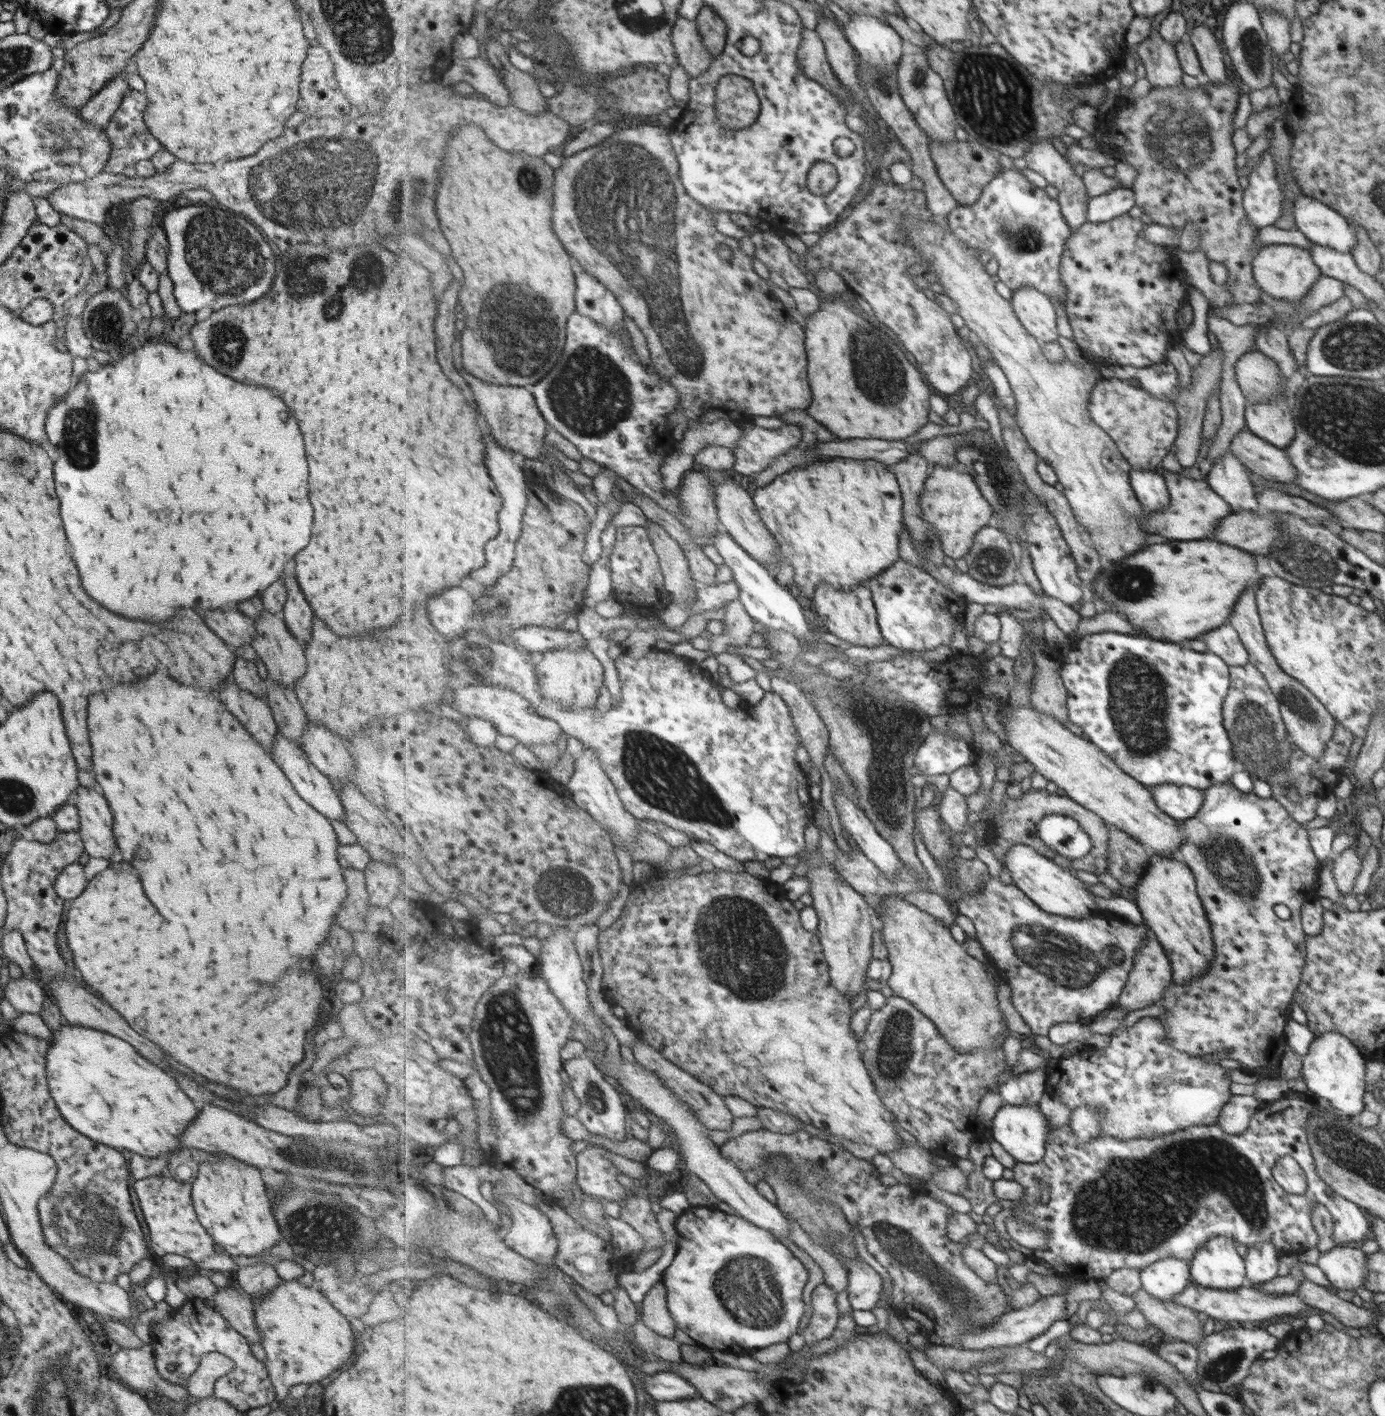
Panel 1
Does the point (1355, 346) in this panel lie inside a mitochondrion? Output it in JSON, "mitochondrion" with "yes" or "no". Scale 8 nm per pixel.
{"mitochondrion":"yes"}

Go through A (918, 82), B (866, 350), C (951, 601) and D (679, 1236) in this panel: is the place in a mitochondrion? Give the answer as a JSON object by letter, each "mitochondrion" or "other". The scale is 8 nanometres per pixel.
{"A":"mitochondrion","B":"mitochondrion","C":"other","D":"other"}

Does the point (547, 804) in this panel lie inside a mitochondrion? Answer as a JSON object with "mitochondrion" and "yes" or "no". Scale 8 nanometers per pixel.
{"mitochondrion":"no"}

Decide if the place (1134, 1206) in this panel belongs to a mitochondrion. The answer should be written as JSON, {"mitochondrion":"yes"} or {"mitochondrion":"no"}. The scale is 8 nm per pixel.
{"mitochondrion":"yes"}

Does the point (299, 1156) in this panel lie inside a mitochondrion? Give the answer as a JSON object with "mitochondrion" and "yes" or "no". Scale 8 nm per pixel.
{"mitochondrion":"yes"}

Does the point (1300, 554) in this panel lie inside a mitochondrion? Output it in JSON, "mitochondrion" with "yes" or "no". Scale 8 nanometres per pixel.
{"mitochondrion":"yes"}

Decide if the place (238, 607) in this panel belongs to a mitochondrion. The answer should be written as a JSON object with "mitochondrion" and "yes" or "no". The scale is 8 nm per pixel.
{"mitochondrion":"no"}

